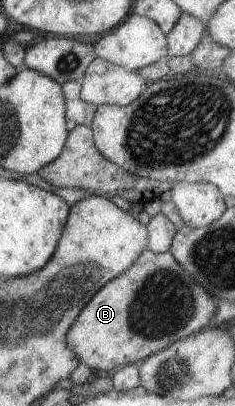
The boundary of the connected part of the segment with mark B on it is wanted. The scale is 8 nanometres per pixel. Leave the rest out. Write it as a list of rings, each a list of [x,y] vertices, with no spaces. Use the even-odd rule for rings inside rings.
[[[144,249],[132,263],[118,276],[109,280],[90,298],[74,319],[66,333],[69,349],[72,349],[76,360],[84,363],[96,374],[111,374],[120,367],[139,364],[147,356],[166,348],[174,341],[182,340],[188,335],[206,328],[214,316],[216,302],[213,296],[193,280],[174,260],[170,251],[153,253]]]

